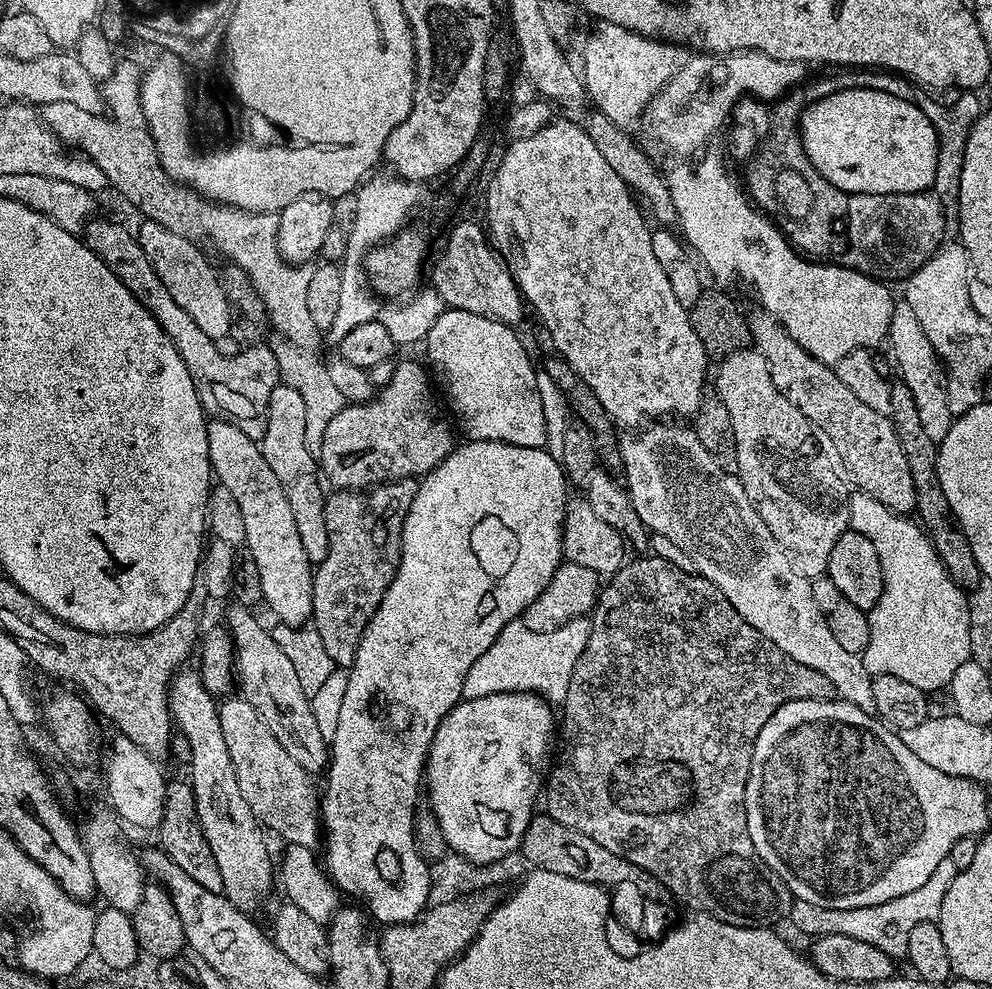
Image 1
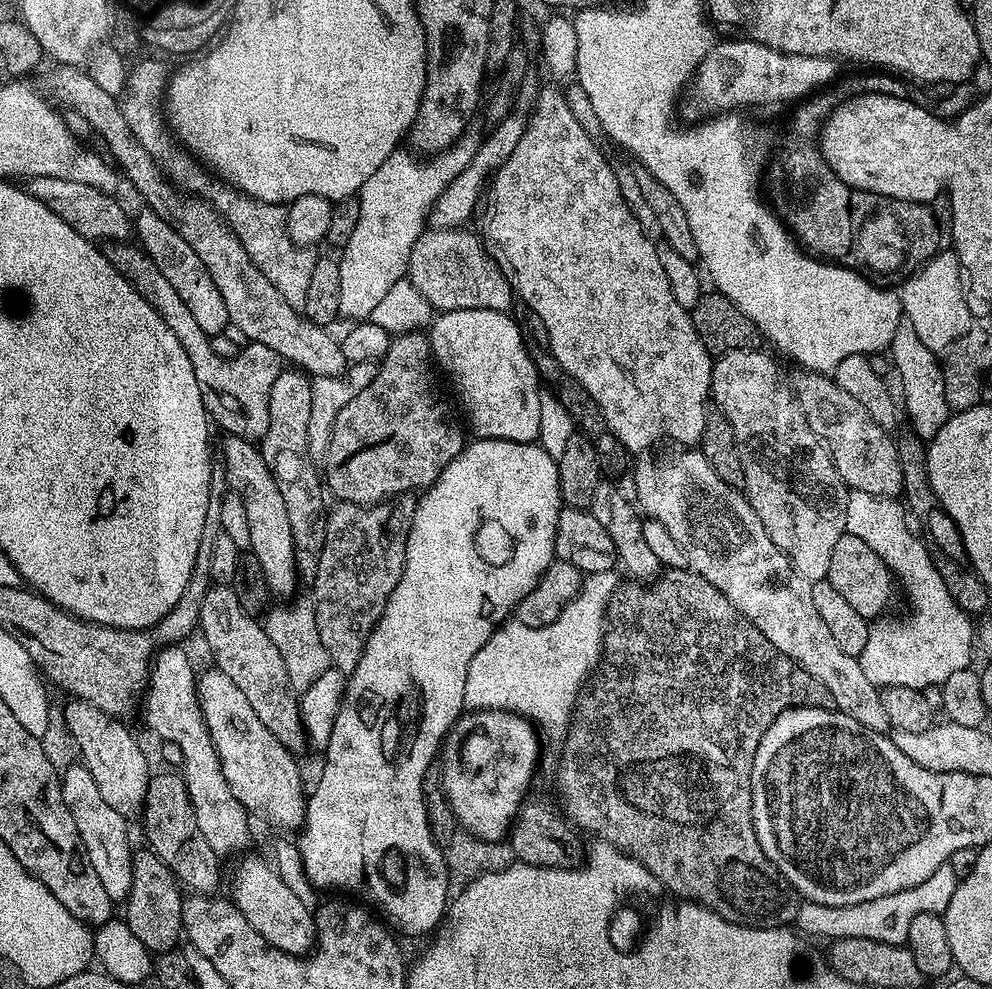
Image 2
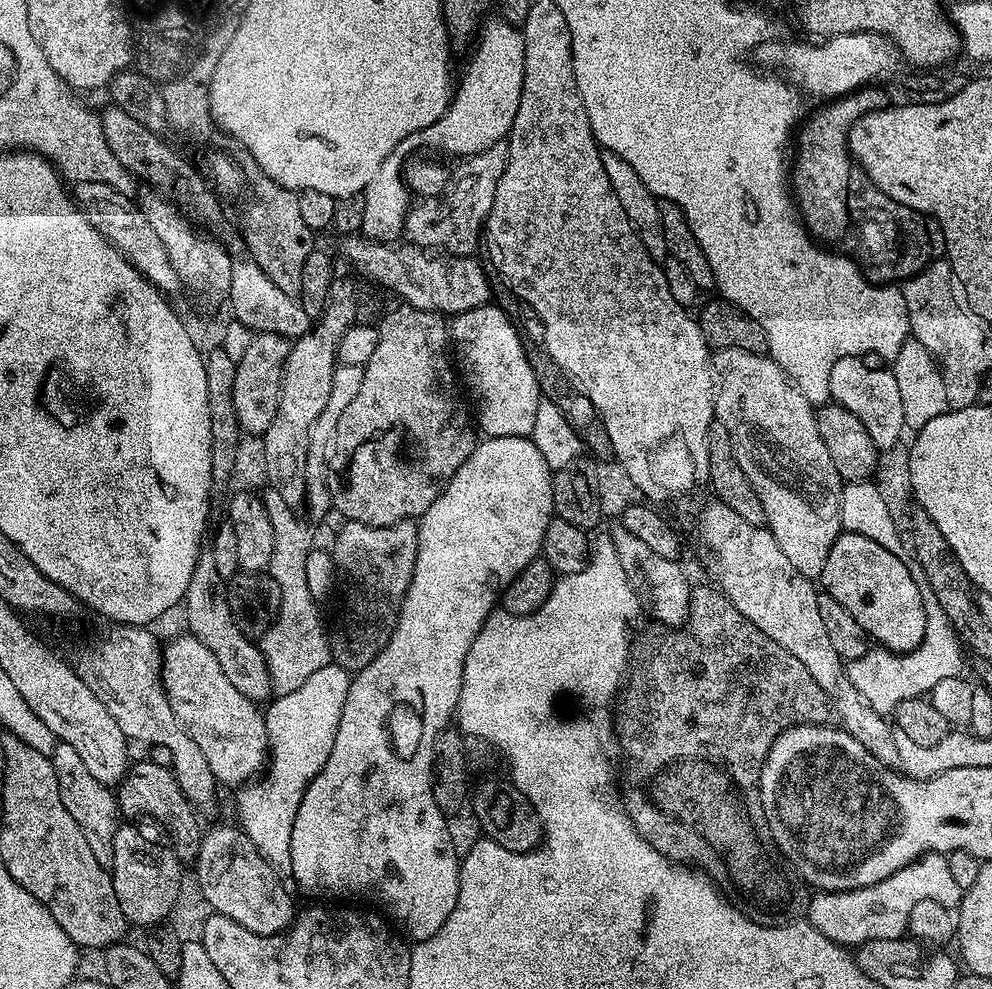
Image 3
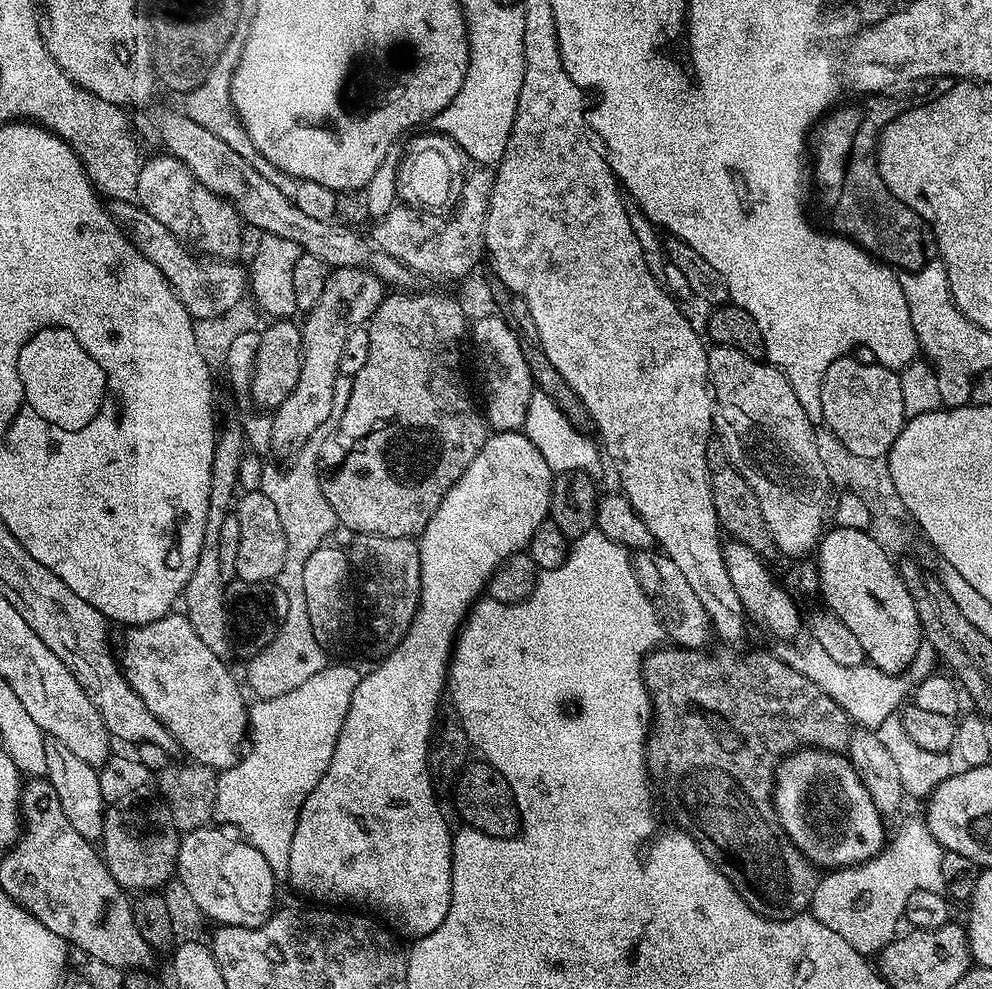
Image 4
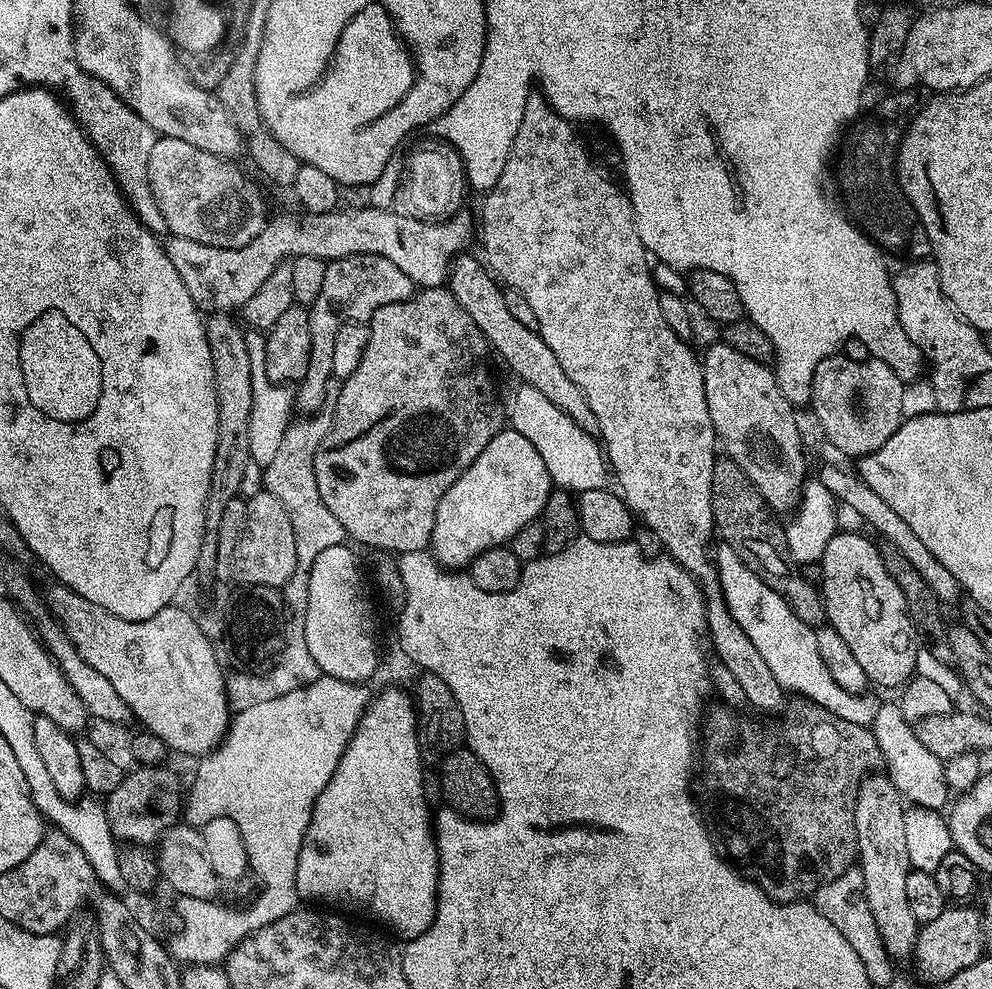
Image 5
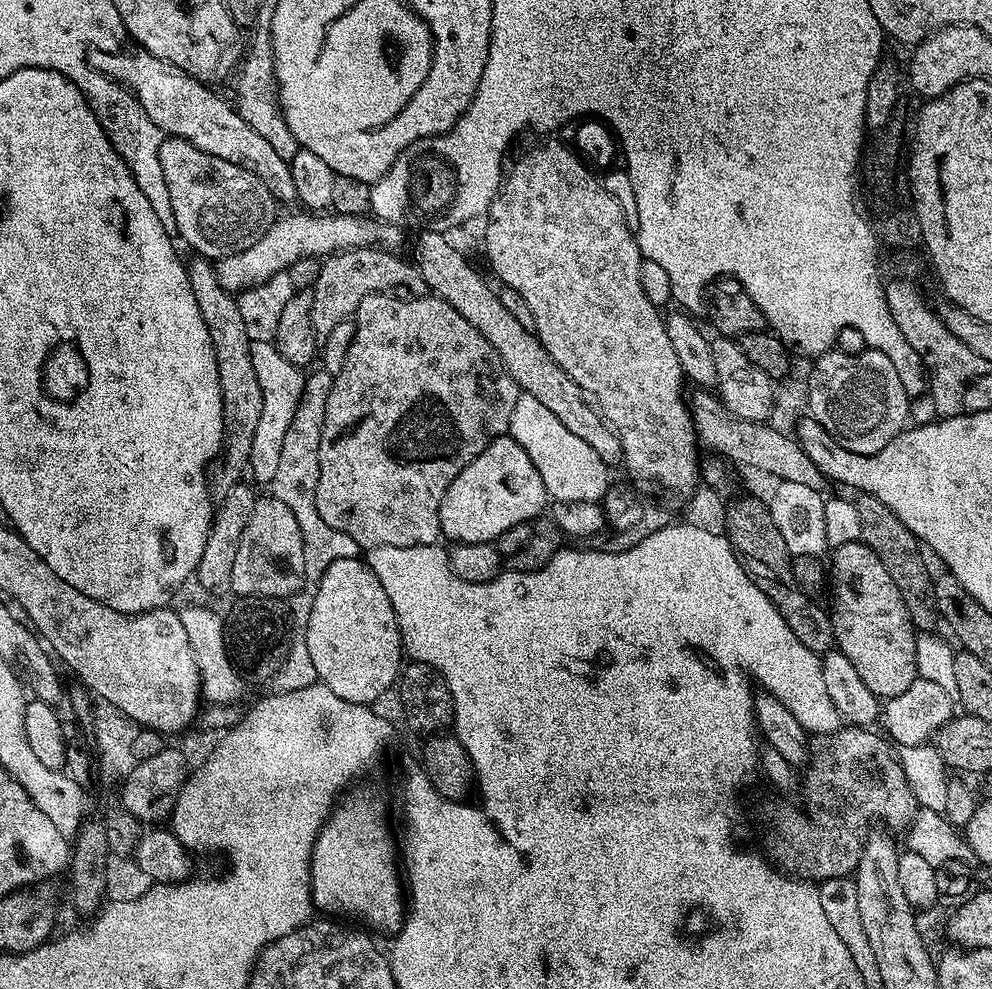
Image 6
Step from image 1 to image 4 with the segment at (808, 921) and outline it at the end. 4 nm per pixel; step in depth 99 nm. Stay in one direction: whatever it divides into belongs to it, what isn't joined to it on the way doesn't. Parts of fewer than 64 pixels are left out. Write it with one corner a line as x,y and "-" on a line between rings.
927,823
904,824
897,830
888,852
882,853
881,856
873,855
863,864
856,864
852,868
839,868
821,875
817,879
816,889
812,895
810,914
815,920
822,922
822,926
834,930
834,934
839,934
845,942
850,942
850,946
854,946
854,950
858,950
865,958
878,954
891,940
896,939
898,935
896,927
904,920
906,898
910,898
914,890
943,892
942,858
944,854
945,849
941,848
940,843
932,837

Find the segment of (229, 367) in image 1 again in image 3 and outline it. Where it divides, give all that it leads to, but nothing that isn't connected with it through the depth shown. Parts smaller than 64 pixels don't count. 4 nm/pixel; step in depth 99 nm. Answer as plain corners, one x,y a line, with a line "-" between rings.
269,332
253,335
250,346
246,346
246,354
242,354
236,365
236,377
233,382
234,411
237,422
247,435
263,437
270,422
274,422
289,347
289,337

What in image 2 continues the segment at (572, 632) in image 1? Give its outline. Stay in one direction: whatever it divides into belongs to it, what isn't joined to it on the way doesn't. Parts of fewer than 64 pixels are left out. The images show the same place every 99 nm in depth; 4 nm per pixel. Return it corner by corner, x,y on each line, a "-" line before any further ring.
615,571
591,573
581,583
578,595
561,610
554,622
546,626
541,628
522,626
514,618
501,624
496,629
496,633
486,642
486,646
482,646
482,650
478,650
478,654
474,654
470,662
466,674
465,705
472,710
515,713
516,716
523,717
533,725
541,724
548,732
567,733
578,697
589,683
590,677
597,671
602,659
608,601
618,587
616,575

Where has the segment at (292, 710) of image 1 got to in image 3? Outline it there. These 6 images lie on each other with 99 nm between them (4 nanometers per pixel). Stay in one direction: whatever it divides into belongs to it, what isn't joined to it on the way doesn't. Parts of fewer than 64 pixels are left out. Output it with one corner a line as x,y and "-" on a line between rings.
211,547
200,549
200,556
196,559
194,574
190,574
190,586
186,590
182,601
184,616
188,619
187,631
218,658
218,666
222,666
222,674
230,678
230,683
236,687
238,694
253,702
267,701
273,695
270,674
264,656
259,647
249,637
238,630
234,618
230,614
228,605
228,589
222,574
214,567
214,554

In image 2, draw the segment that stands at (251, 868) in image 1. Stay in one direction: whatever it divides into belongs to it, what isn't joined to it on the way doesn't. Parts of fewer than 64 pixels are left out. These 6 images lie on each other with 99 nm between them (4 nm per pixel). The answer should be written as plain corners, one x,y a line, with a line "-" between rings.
164,646
155,653
142,696
144,720
157,738
174,742
182,750
184,785
194,806
194,818
198,818
198,830
202,830
206,842
210,842
218,854
234,852
248,840
250,816
238,798
230,794
230,786
226,786
222,766
202,718
200,699
196,696
198,672
192,669
192,660
182,649
180,646

